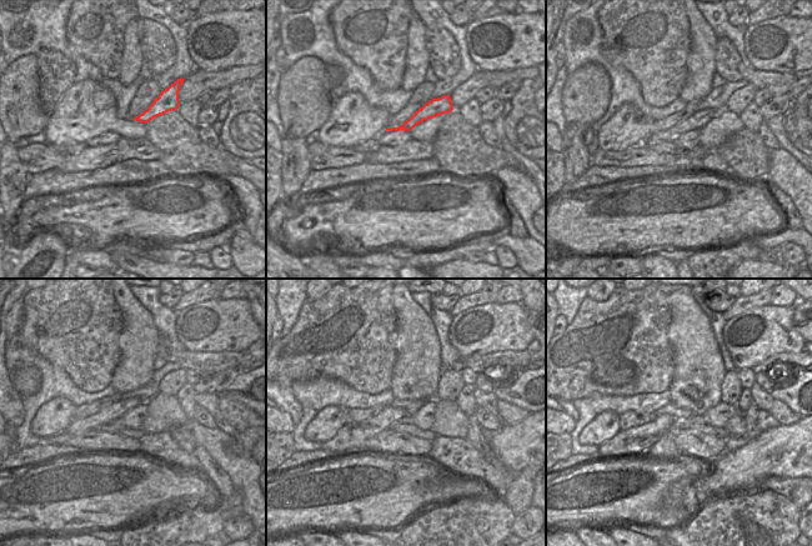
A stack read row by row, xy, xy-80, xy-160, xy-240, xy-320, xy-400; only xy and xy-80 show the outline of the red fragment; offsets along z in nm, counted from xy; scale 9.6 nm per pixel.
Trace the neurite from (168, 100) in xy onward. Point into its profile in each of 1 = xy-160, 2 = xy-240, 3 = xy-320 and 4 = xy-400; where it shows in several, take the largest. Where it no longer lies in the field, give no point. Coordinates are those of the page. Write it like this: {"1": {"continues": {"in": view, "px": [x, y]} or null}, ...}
{"1": {"continues": {"in": "xy-160", "px": [700, 119]}}, "2": {"continues": {"in": "xy-240", "px": [118, 410]}}, "3": {"continues": {"in": "xy-320", "px": [351, 437]}}, "4": {"continues": {"in": "xy-400", "px": [633, 441]}}}

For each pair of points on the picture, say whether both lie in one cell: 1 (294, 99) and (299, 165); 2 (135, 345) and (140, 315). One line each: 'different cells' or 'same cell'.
1: same cell
2: same cell

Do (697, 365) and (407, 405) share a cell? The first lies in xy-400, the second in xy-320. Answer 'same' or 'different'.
different

